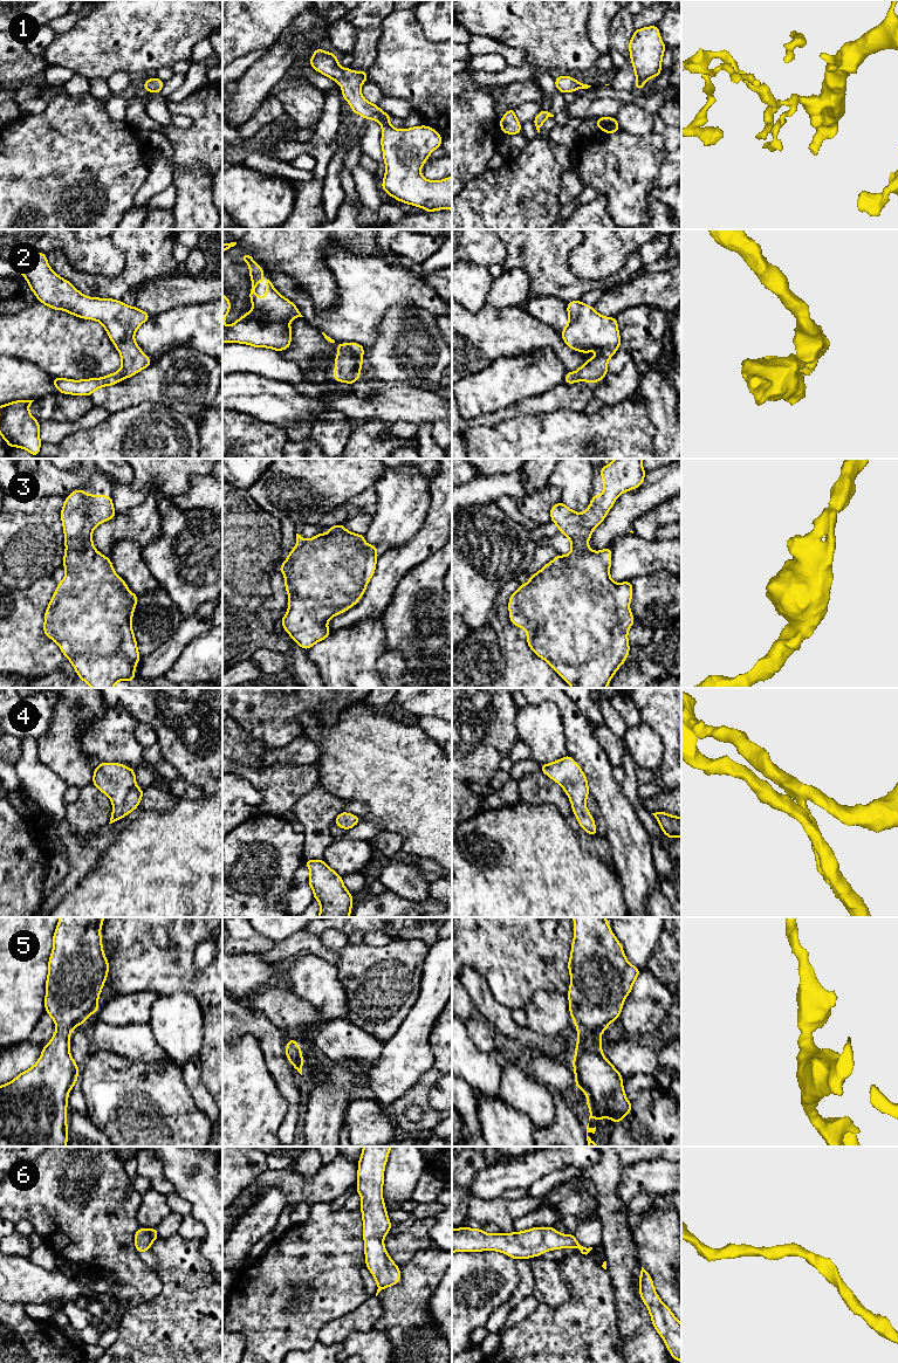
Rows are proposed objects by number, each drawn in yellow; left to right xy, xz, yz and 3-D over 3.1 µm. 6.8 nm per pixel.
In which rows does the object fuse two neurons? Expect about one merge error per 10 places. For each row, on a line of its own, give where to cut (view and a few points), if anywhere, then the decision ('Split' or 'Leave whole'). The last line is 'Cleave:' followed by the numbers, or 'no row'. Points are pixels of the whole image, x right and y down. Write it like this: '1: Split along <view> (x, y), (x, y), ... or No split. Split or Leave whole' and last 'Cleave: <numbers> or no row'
1: No split. Leave whole
2: No split. Leave whole
3: No split. Leave whole
4: No split. Leave whole
5: No split. Leave whole
6: No split. Leave whole
Cleave: no row

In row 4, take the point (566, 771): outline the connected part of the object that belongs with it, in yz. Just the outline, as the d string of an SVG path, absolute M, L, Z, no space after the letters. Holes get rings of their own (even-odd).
M569 756L540 765L544 775L562 786L567 793L573 813L576 815L581 828L588 834L596 835L594 817L589 813L585 801L589 796L588 780L581 766Z

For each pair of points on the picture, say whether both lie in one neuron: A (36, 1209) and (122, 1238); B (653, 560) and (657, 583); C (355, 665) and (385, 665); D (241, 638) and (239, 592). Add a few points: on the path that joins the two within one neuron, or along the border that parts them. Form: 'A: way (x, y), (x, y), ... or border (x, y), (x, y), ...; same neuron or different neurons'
A: way (57, 1209), (81, 1209), (101, 1229); same neuron
B: border (669, 571), (641, 575), (630, 580); different neurons
C: border (388, 651), (376, 663), (378, 675); different neurons
D: border (266, 598), (253, 612), (245, 607), (234, 606); different neurons

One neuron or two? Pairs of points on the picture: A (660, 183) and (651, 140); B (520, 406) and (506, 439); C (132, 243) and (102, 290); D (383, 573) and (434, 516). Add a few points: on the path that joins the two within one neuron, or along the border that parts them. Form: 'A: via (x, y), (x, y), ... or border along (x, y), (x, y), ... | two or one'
A: border along (667, 152), (660, 163), (655, 186) | two
B: border along (542, 413), (502, 419), (497, 425), (489, 427) | two
C: via (132, 257), (132, 269), (116, 286) | one
D: via (398, 560), (405, 557), (431, 531) | one

